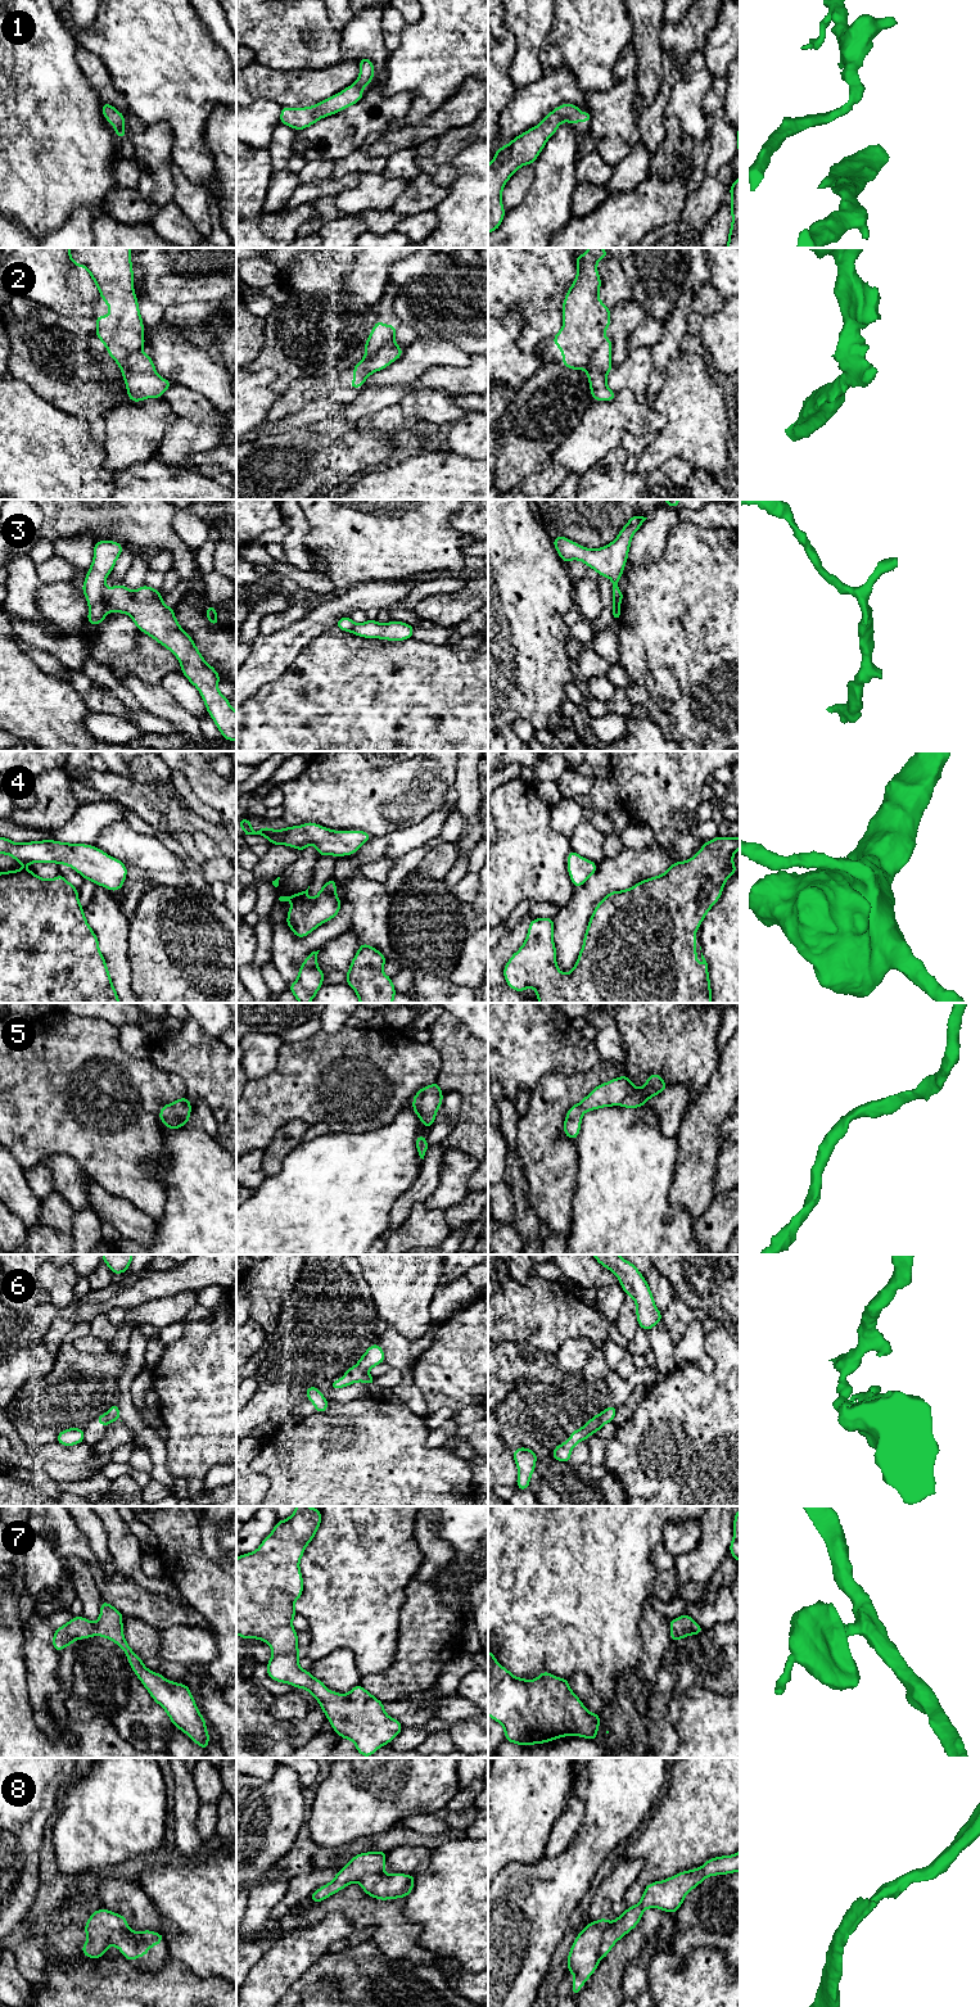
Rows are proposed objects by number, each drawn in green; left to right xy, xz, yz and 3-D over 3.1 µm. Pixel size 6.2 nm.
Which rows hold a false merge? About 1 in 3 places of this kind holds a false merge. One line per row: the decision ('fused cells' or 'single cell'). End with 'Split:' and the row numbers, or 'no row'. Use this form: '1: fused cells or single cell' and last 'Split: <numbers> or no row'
1: single cell
2: fused cells
3: fused cells
4: single cell
5: single cell
6: fused cells
7: single cell
8: fused cells
Split: 2, 3, 6, 8

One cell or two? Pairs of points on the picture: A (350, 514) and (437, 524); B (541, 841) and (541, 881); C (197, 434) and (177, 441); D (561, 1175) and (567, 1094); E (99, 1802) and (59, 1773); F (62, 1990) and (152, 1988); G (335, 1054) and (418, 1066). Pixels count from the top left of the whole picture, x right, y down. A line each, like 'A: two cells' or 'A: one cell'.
A: one cell
B: one cell
C: one cell
D: one cell
E: two cells
F: one cell
G: one cell

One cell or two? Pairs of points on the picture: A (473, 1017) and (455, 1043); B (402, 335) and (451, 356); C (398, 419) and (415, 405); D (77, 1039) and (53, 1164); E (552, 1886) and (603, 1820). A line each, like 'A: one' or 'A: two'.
A: two
B: two
C: two
D: two
E: one

